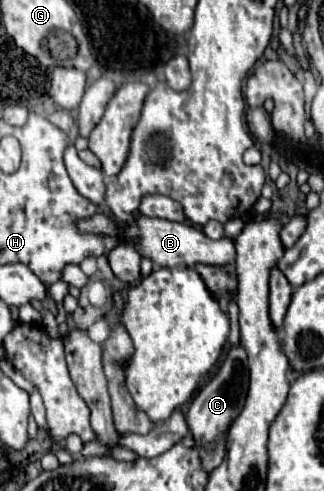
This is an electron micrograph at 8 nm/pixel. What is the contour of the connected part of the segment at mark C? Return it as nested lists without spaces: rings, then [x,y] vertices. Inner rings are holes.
[[[242,345],[230,347],[226,359],[218,367],[218,373],[206,383],[198,395],[192,399],[190,409],[186,413],[188,427],[194,435],[194,441],[200,449],[200,459],[206,471],[212,471],[222,463],[224,453],[226,453],[226,431],[230,429],[230,423],[238,417],[238,411],[242,411],[244,401],[246,401],[246,391],[248,391],[248,361],[246,361],[246,351]]]

